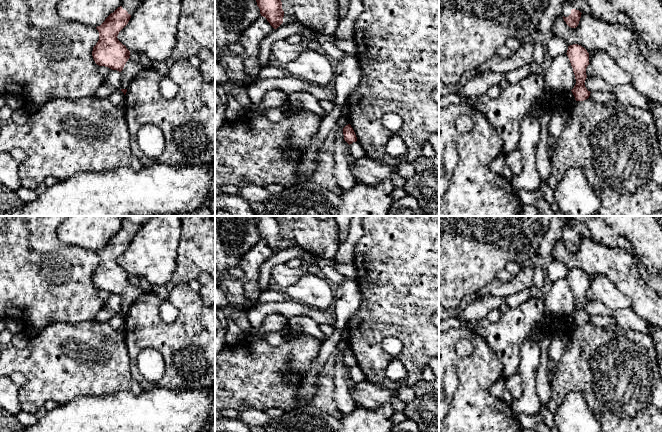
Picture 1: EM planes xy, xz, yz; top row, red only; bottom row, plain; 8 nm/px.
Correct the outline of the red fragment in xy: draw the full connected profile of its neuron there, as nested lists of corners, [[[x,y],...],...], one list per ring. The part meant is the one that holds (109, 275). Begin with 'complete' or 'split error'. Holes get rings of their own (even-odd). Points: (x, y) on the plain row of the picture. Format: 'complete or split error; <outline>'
split error; [[[124,220],[121,230],[97,250],[99,264],[93,271],[95,287],[121,296],[130,282],[130,275],[117,262],[119,256],[128,248],[131,239],[141,226]]]

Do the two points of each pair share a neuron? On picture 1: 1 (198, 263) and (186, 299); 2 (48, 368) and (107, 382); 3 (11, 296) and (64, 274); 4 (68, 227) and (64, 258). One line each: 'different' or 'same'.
1: different
2: same
3: same
4: different

